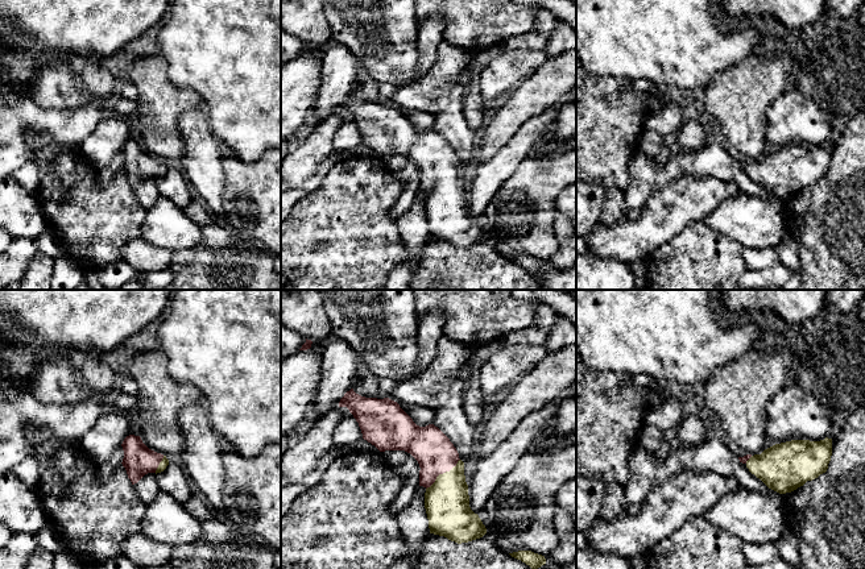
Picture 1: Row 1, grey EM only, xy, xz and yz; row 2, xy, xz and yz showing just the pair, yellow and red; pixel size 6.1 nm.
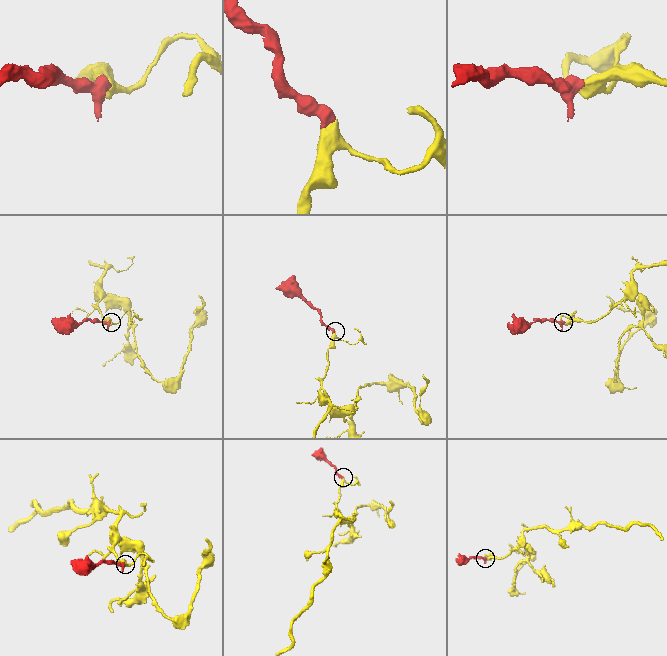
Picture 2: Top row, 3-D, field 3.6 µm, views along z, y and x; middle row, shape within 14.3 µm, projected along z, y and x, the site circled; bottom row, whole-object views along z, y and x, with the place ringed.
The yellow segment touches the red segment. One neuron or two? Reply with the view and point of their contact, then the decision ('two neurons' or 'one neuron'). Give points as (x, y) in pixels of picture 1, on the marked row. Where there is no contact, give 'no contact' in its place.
contact xz (443, 473); one neuron

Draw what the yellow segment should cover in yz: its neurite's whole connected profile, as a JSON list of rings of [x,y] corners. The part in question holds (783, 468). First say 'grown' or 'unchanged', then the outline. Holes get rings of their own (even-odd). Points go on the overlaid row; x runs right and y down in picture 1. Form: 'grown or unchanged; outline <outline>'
grown; outline [[[832,439],[791,440],[761,454],[738,457],[769,489],[786,494],[825,473],[832,456]]]

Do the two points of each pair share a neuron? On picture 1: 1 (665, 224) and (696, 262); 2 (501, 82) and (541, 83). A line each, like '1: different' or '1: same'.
1: different
2: different

